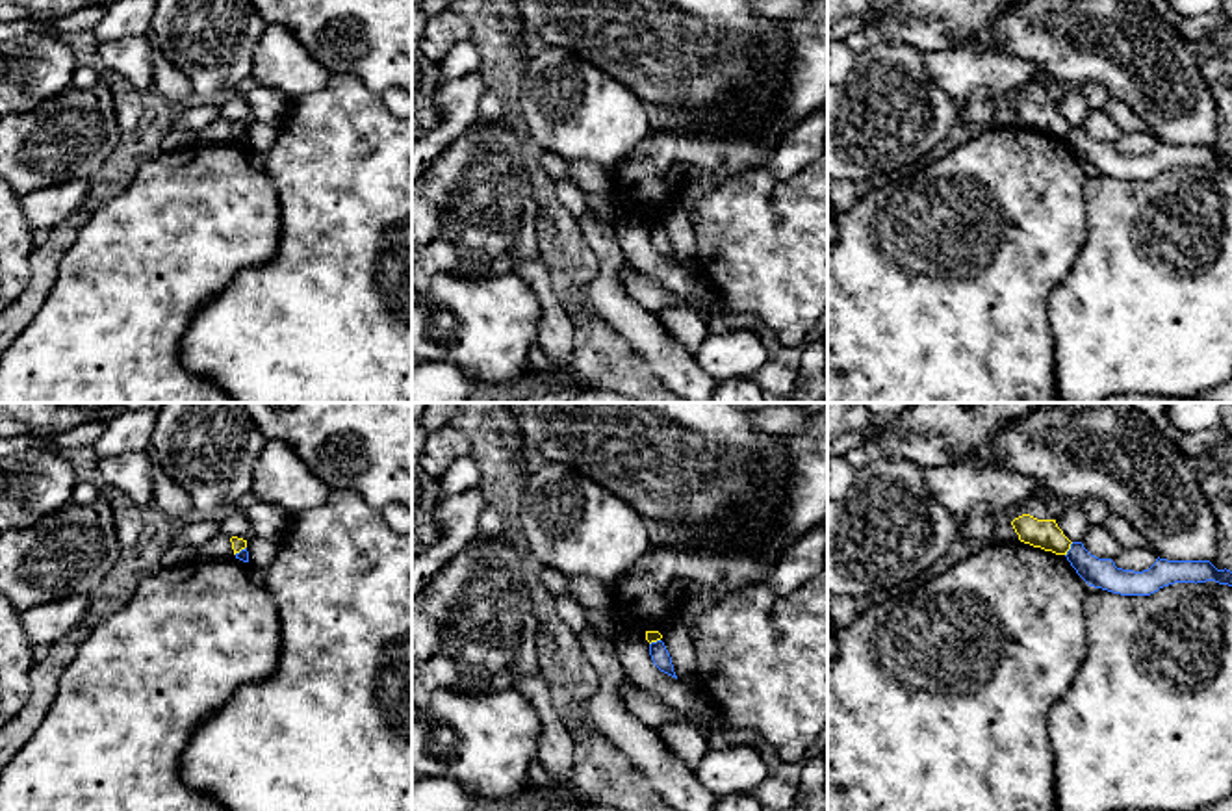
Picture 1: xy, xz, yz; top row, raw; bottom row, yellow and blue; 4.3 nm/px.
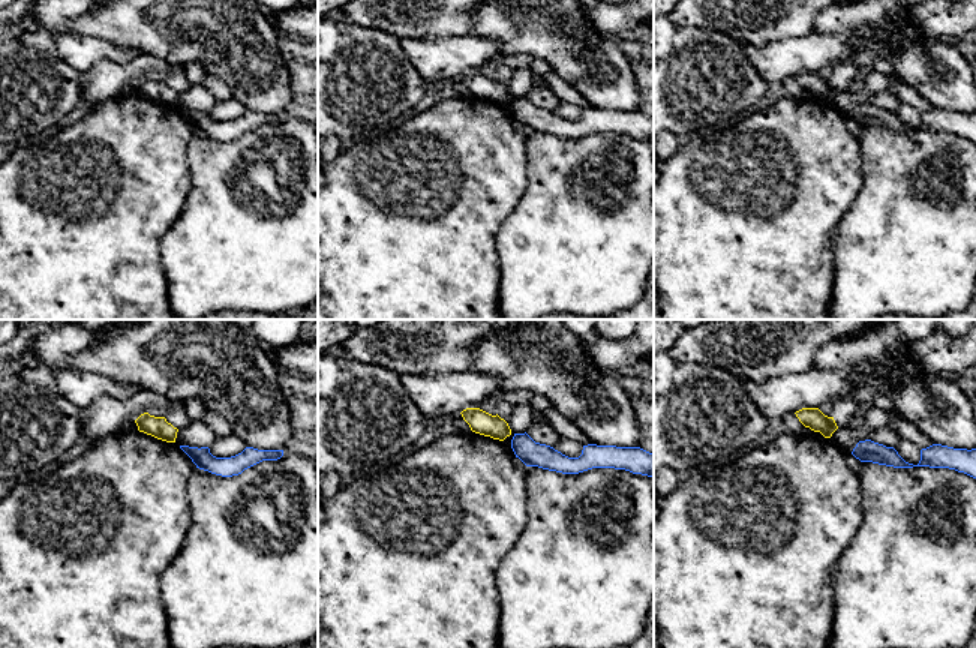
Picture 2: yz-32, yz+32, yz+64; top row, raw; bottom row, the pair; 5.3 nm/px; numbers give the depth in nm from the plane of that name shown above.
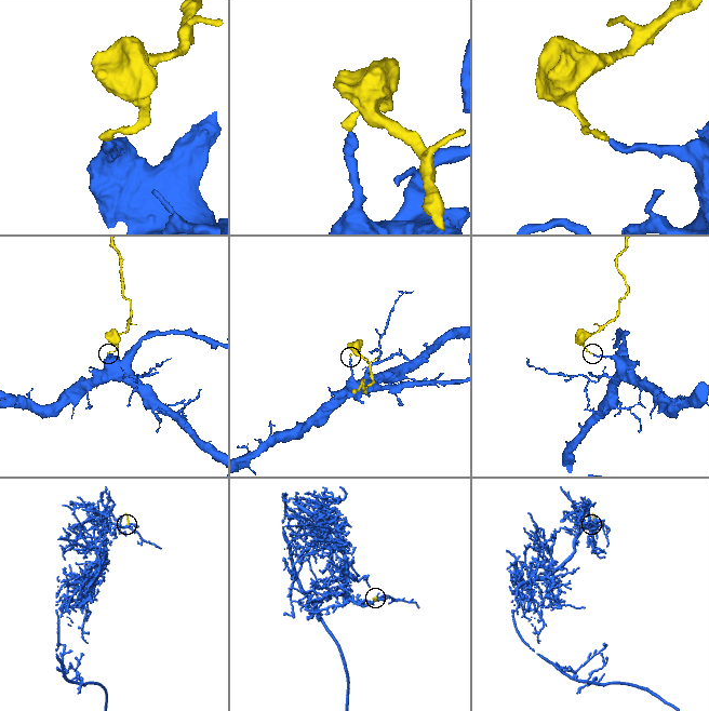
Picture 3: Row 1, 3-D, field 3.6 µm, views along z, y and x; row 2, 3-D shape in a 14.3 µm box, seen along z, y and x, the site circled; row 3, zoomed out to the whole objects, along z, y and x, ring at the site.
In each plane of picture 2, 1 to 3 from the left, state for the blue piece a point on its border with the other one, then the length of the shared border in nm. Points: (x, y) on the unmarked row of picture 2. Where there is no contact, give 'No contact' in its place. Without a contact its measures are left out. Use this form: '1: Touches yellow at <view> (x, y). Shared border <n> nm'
1: No contact
2: No contact
3: No contact

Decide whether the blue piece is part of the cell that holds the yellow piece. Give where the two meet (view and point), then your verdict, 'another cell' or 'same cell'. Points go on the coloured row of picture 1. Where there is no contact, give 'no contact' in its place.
yz (1069, 548) | another cell

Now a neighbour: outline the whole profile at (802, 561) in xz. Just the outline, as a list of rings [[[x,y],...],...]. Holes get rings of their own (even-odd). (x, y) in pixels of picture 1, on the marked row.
[[[828,523],[802,534],[774,564],[764,585],[787,596],[816,577],[826,566]]]

